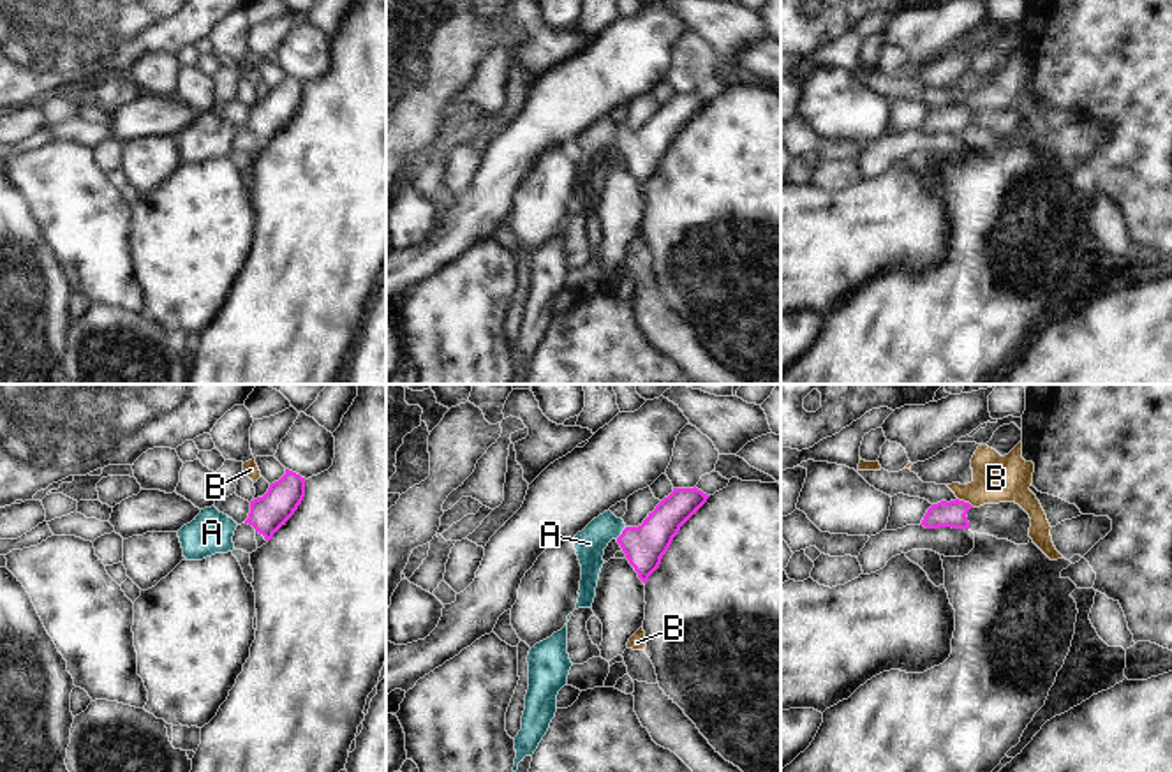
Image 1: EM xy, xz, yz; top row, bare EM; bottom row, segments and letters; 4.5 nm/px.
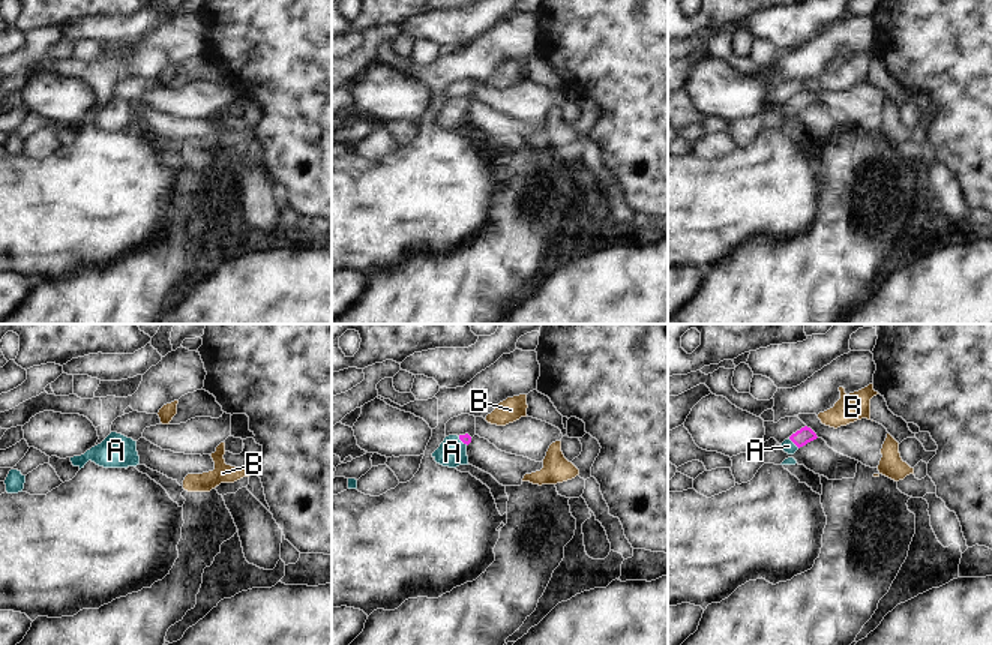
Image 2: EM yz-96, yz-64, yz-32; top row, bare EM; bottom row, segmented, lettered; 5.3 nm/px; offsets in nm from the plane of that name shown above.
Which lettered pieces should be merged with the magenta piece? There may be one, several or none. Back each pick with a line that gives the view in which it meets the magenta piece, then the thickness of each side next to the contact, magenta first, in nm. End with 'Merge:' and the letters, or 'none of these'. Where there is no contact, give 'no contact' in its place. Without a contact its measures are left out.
A: contact in xz; calibres 190 and 140 nm
Merge: A

